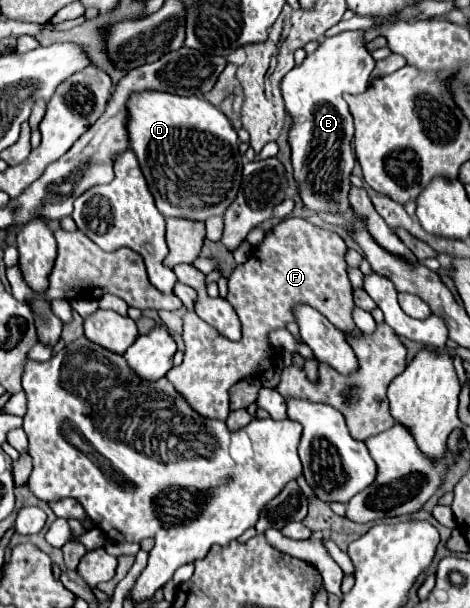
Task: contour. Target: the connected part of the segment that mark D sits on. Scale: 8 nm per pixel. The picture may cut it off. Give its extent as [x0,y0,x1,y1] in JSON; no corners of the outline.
[128,91,242,221]

